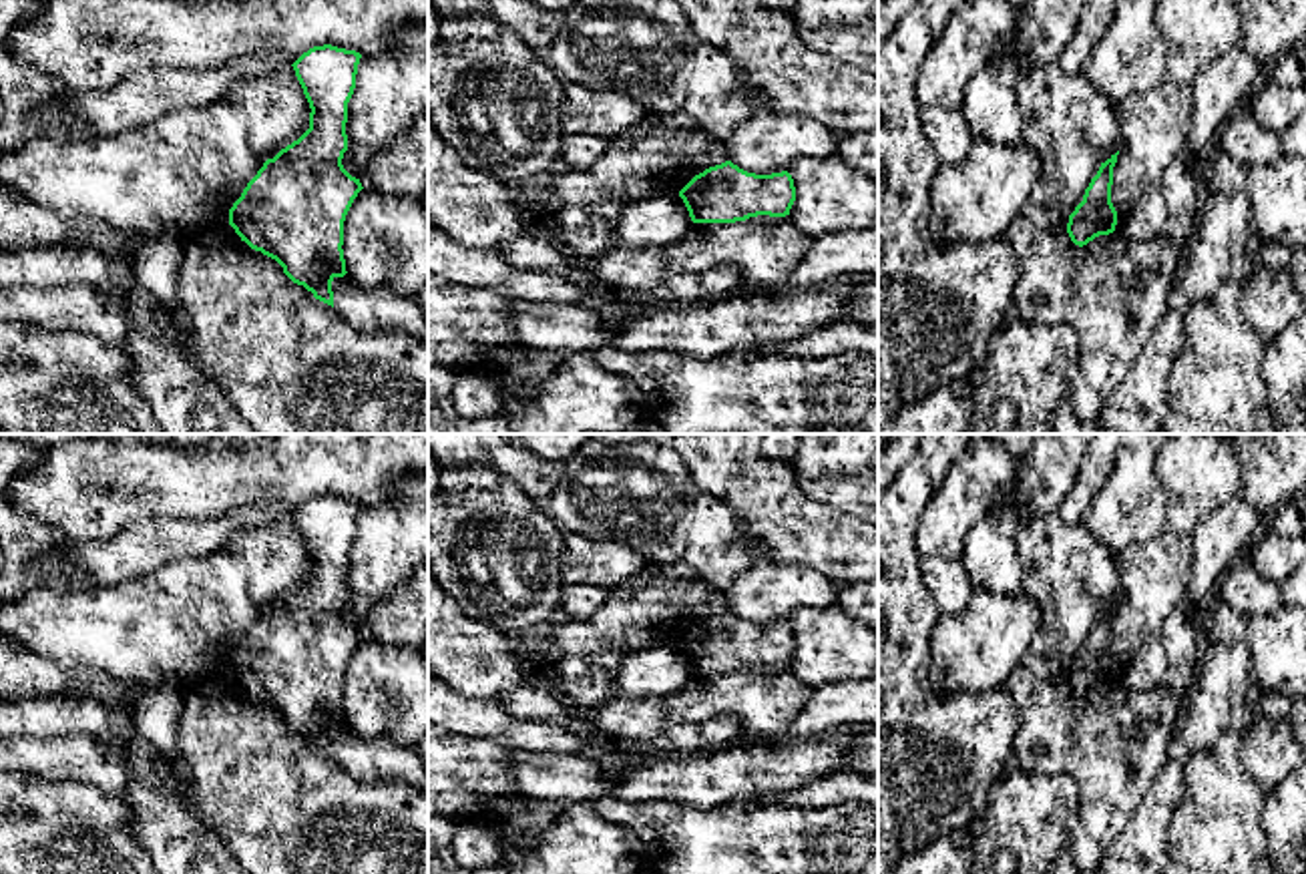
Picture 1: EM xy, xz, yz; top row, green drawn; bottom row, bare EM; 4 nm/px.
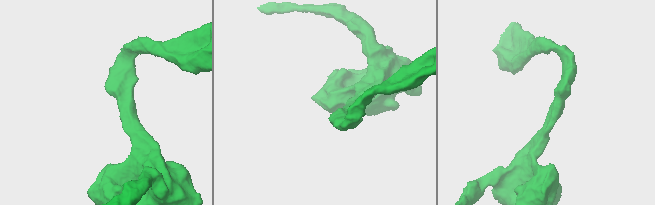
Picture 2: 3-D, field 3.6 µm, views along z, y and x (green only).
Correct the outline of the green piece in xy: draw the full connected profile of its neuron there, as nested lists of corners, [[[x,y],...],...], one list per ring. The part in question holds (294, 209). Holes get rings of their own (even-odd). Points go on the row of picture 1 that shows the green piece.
[[[332,44],[313,46],[291,66],[309,102],[309,129],[267,159],[229,209],[229,225],[251,249],[275,259],[283,273],[303,285],[315,299],[334,307],[332,281],[344,277],[344,221],[364,189],[344,165],[348,151],[348,102],[356,88],[362,54]]]

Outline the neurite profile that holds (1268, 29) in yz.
[[[1234,0],[1240,14],[1238,46],[1270,68],[1306,40],[1306,0]]]

